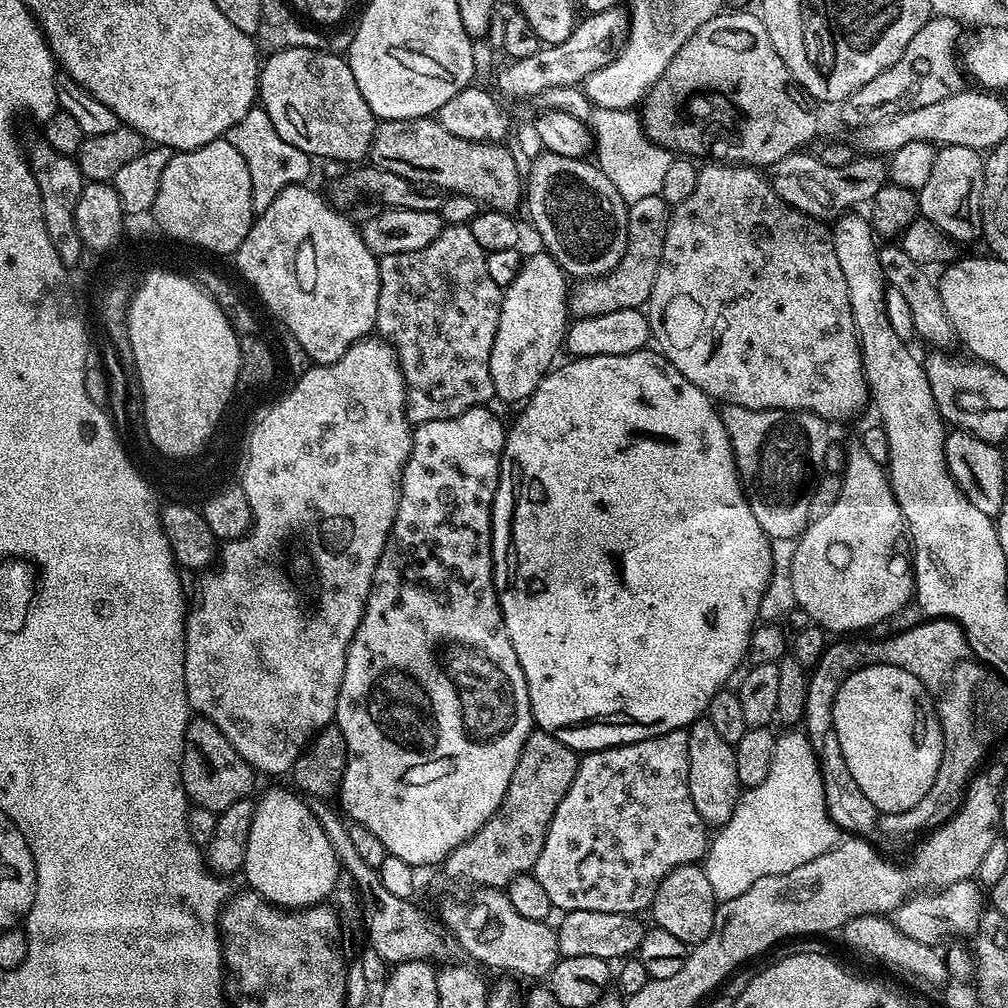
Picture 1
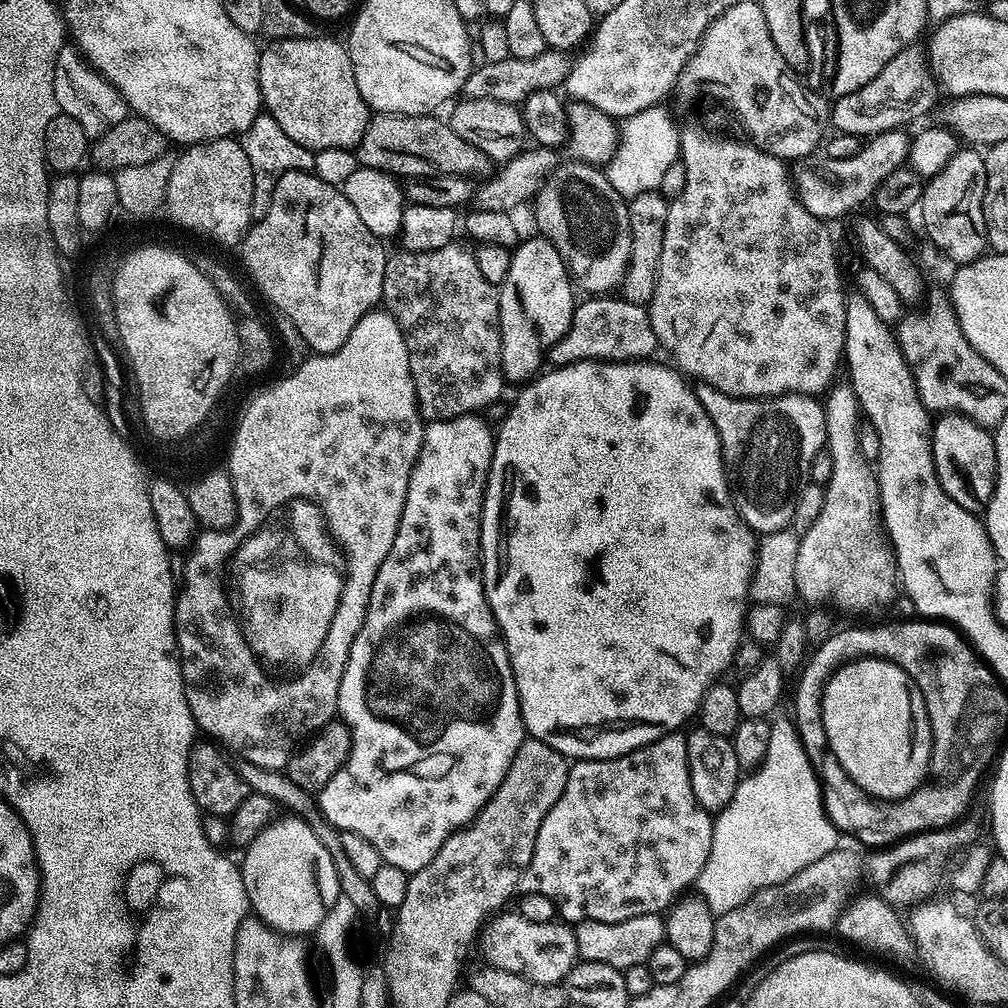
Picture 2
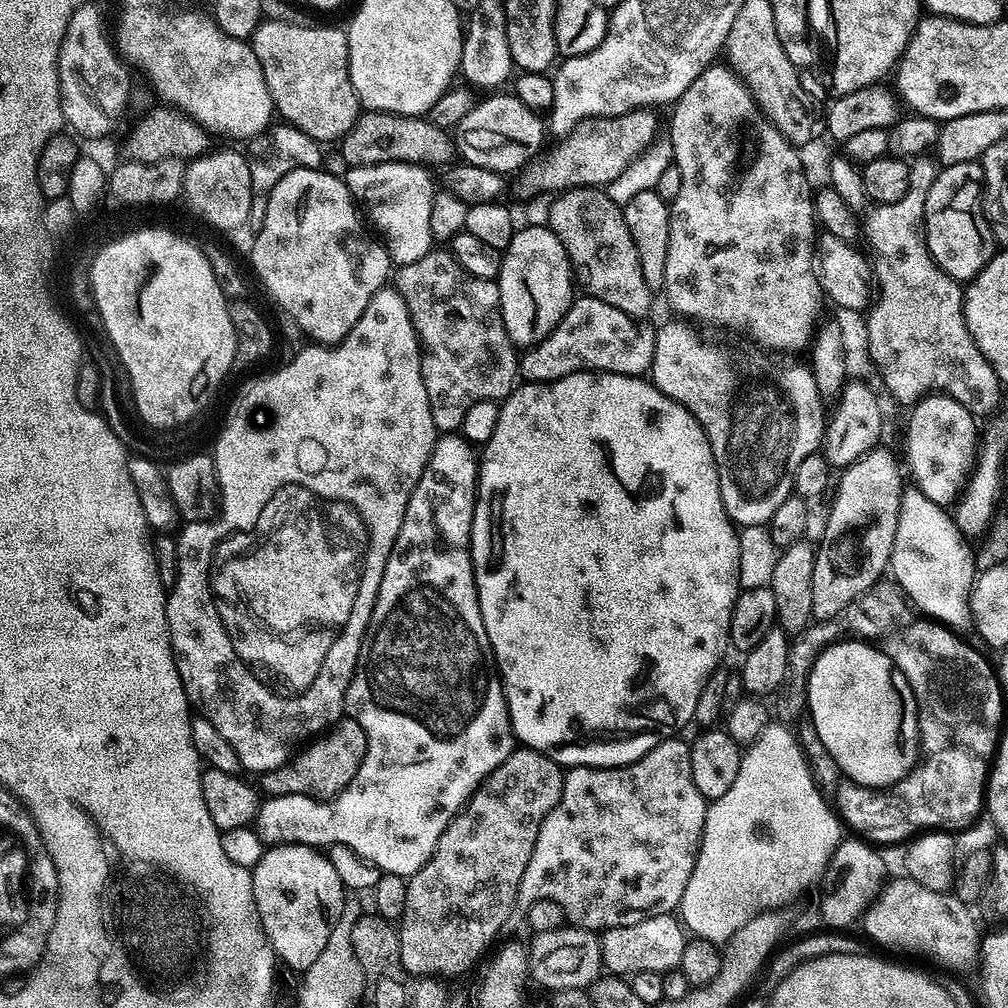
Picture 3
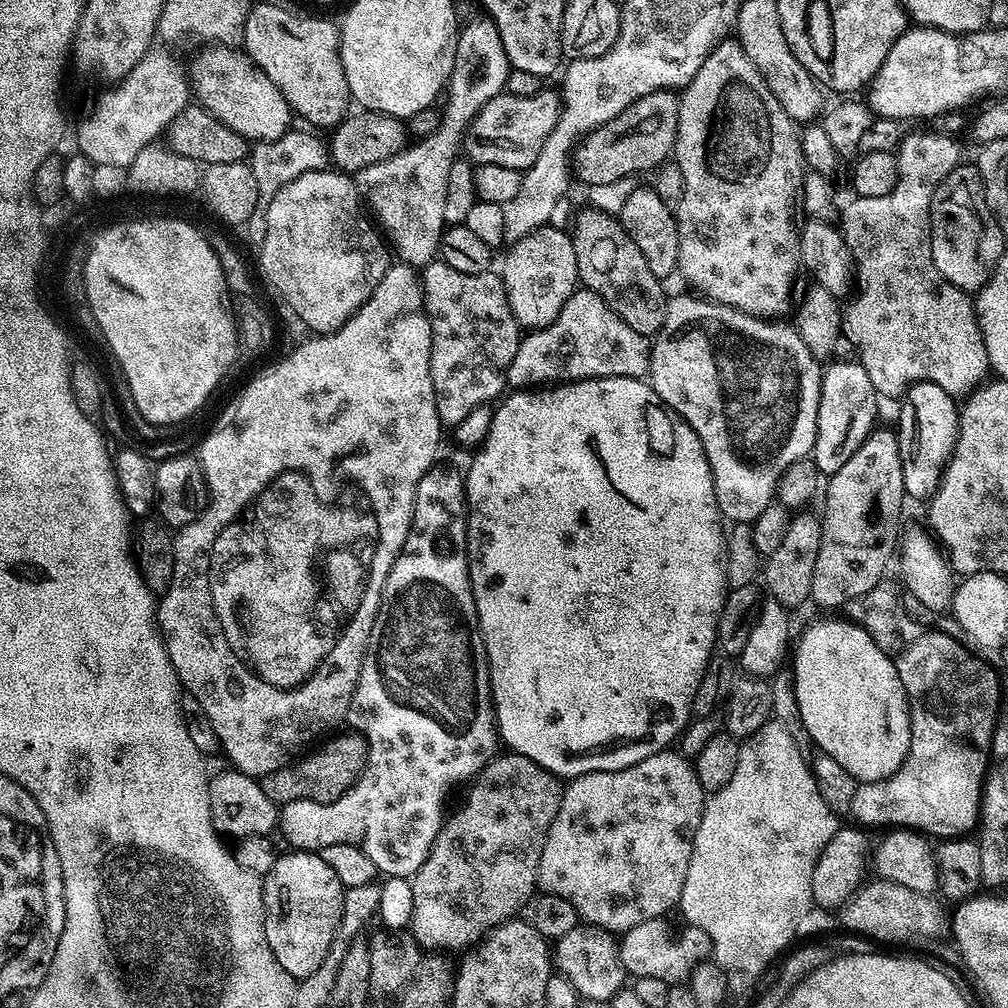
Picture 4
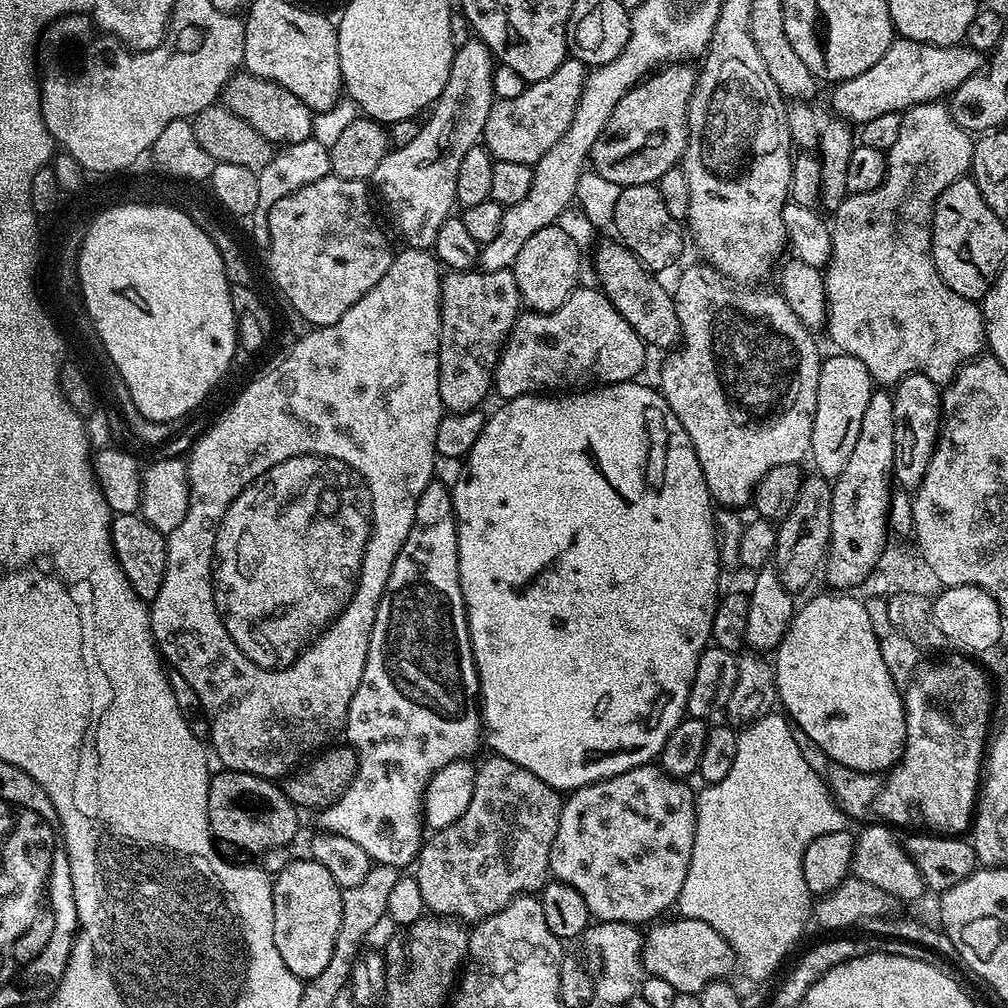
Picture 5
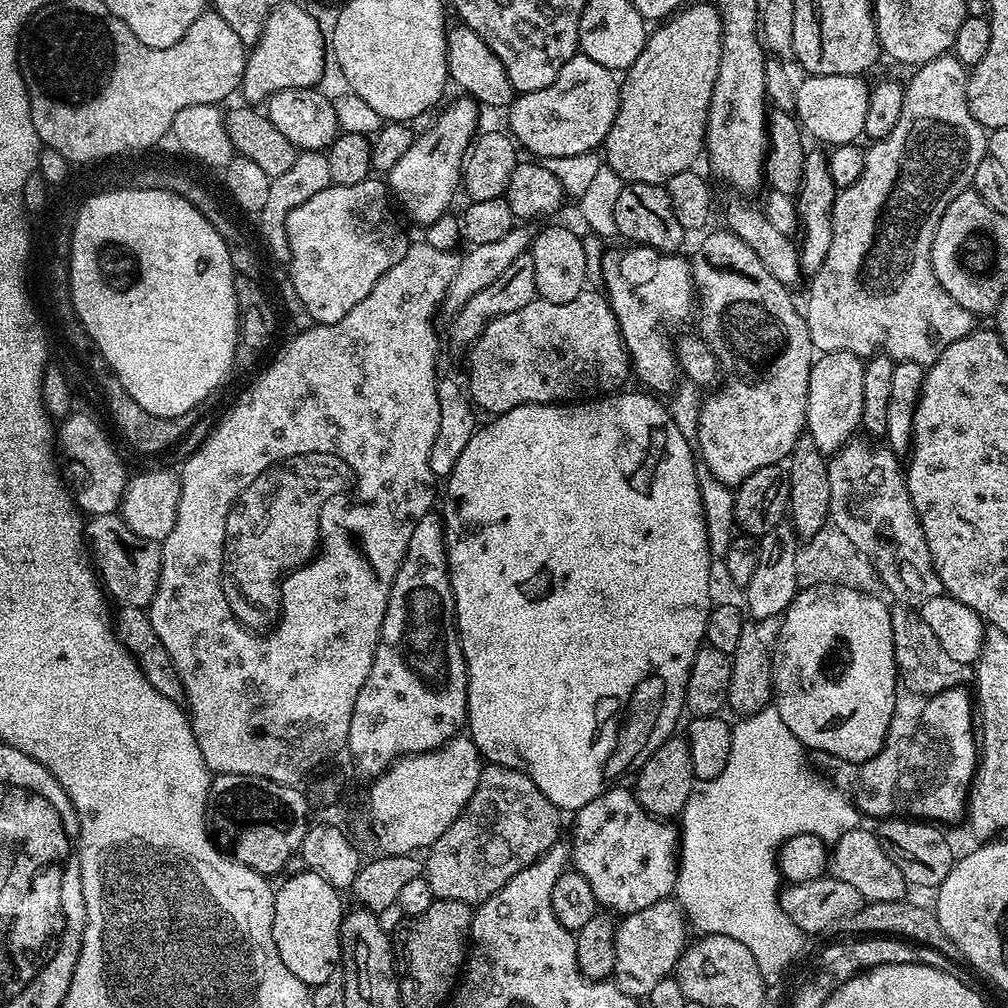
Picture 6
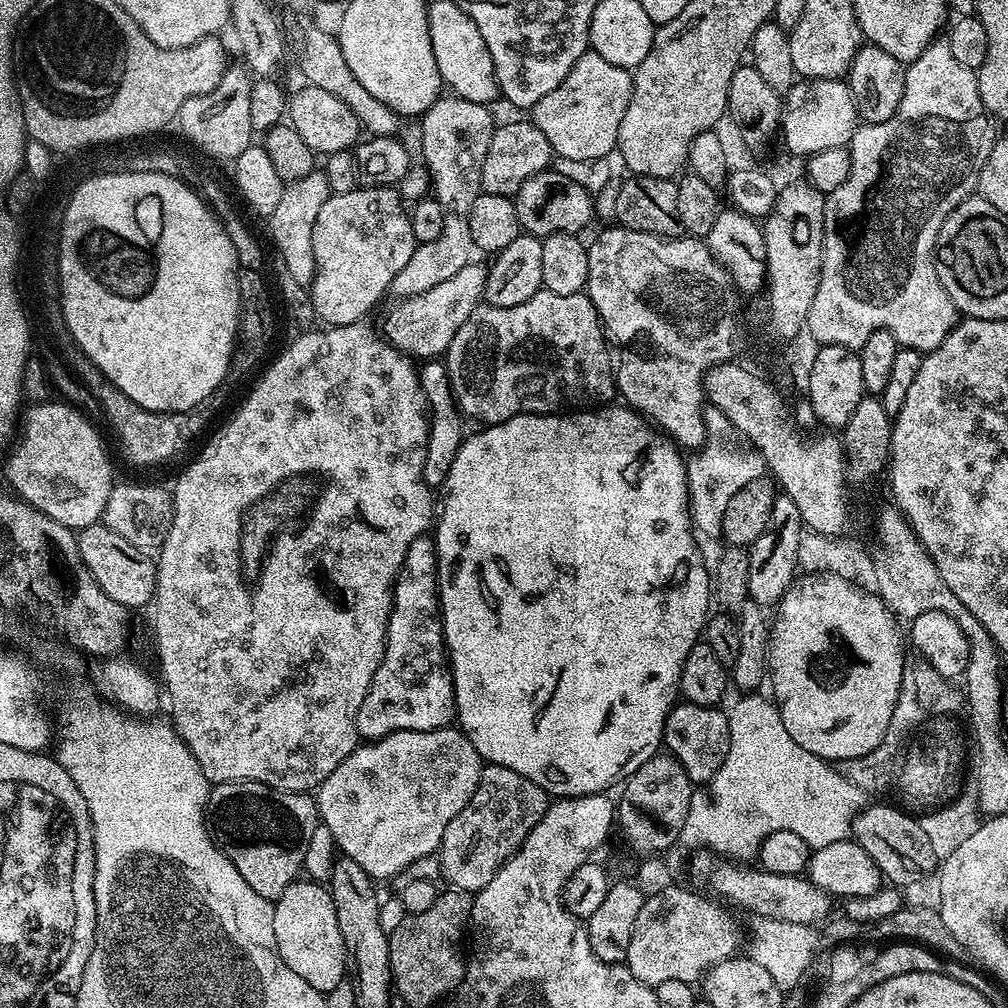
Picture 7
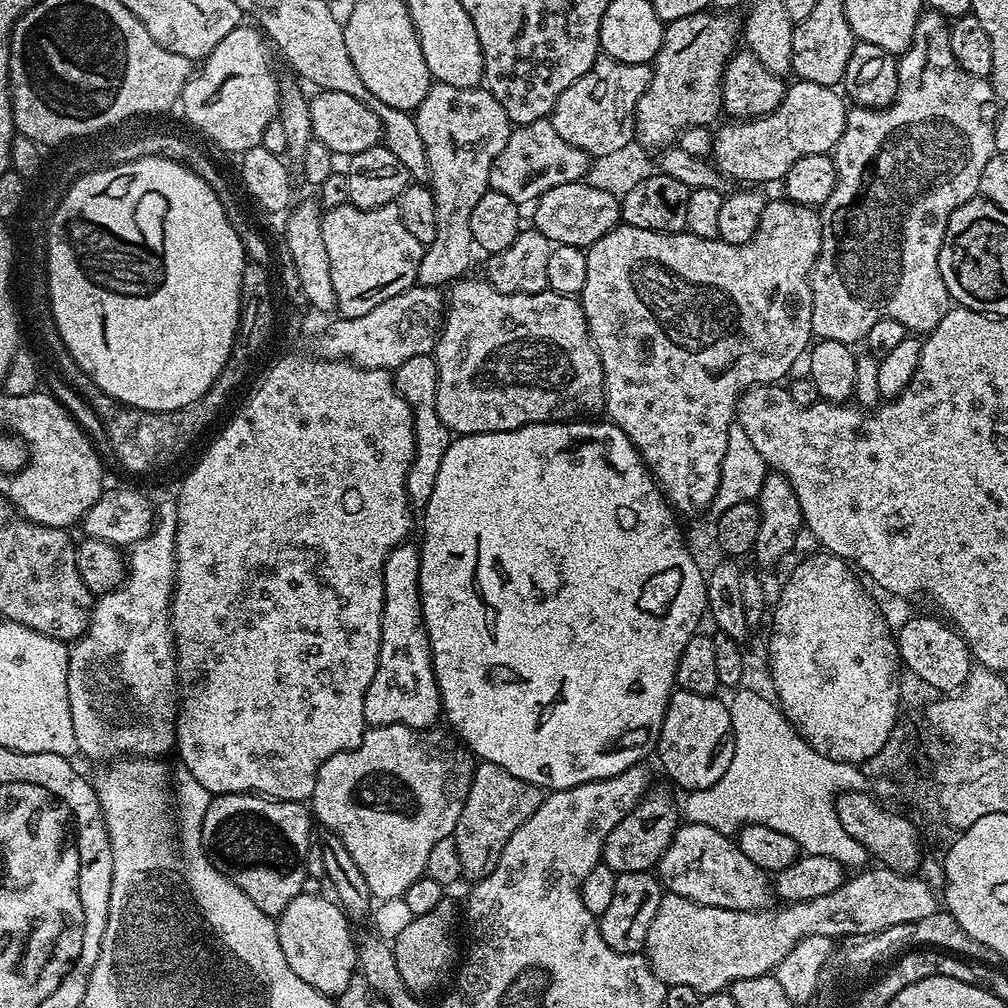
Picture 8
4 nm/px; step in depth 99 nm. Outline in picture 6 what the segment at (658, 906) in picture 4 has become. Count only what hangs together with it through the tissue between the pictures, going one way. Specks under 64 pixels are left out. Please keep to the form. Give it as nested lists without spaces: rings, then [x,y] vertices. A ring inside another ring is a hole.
[[[620,786],[609,787],[608,791],[602,793],[598,798],[586,802],[586,806],[579,808],[571,817],[572,832],[576,835],[576,845],[573,843],[570,848],[570,864],[575,871],[582,874],[582,878],[586,878],[586,882],[590,882],[590,890],[594,890],[594,898],[601,909],[611,910],[613,913],[627,914],[629,912],[637,912],[638,910],[646,910],[650,906],[654,906],[654,902],[662,902],[675,893],[676,869],[680,866],[680,834],[675,823],[661,822],[659,819],[649,816],[637,802],[635,791],[628,789],[627,792],[624,788],[616,787]]]

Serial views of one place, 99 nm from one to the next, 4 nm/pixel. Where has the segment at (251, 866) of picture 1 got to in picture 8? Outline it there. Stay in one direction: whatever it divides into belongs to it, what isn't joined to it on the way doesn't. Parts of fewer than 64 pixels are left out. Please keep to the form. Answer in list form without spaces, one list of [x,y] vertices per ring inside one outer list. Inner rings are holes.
[[[311,890],[296,896],[276,920],[278,942],[282,942],[290,970],[323,996],[340,996],[350,986],[350,978],[357,975],[357,941],[348,923],[349,917],[335,899],[315,896]]]

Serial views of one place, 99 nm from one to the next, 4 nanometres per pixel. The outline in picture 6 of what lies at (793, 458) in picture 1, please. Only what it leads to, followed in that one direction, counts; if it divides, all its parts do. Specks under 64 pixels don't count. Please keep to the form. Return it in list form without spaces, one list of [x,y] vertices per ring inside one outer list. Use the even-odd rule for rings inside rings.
[[[727,230],[719,231],[701,235],[696,253],[690,256],[692,282],[698,293],[698,332],[708,344],[708,349],[716,356],[722,373],[722,383],[712,390],[717,392],[712,392],[709,396],[707,393],[703,397],[694,442],[706,471],[718,478],[718,482],[737,486],[756,470],[787,461],[792,454],[792,447],[805,435],[804,419],[814,349],[805,313],[796,309],[796,304],[788,293],[791,291],[782,282],[778,282],[778,278],[774,278],[774,274],[770,274],[766,266],[762,266],[758,254],[754,254],[754,250],[750,250],[750,246],[746,246],[746,242],[738,238],[738,234]]]

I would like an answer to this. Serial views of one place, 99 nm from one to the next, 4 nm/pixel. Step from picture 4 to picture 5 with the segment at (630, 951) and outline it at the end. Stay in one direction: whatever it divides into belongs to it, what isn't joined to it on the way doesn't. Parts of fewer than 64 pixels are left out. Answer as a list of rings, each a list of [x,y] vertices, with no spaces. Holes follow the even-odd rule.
[[[676,918],[673,924],[656,922],[647,929],[644,936],[644,971],[648,976],[657,976],[670,982],[678,992],[699,992],[725,979],[724,976],[734,968],[732,947],[714,930],[714,926],[706,926],[701,920]],[[653,927],[653,928],[652,928]],[[652,928],[652,929],[651,929]]]

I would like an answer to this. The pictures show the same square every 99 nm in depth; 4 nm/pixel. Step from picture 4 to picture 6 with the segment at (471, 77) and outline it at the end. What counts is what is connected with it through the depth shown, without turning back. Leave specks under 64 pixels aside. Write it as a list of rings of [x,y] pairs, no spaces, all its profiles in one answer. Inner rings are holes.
[[[462,94],[458,99],[452,101],[437,118],[434,126],[426,136],[415,137],[410,146],[406,150],[406,154],[402,154],[402,158],[398,160],[397,165],[393,166],[386,176],[386,182],[389,186],[391,195],[395,201],[402,204],[405,212],[419,226],[427,226],[437,221],[438,218],[447,215],[447,212],[456,192],[458,194],[462,182],[463,161],[475,136],[477,135],[478,111],[480,106],[472,97]]]

